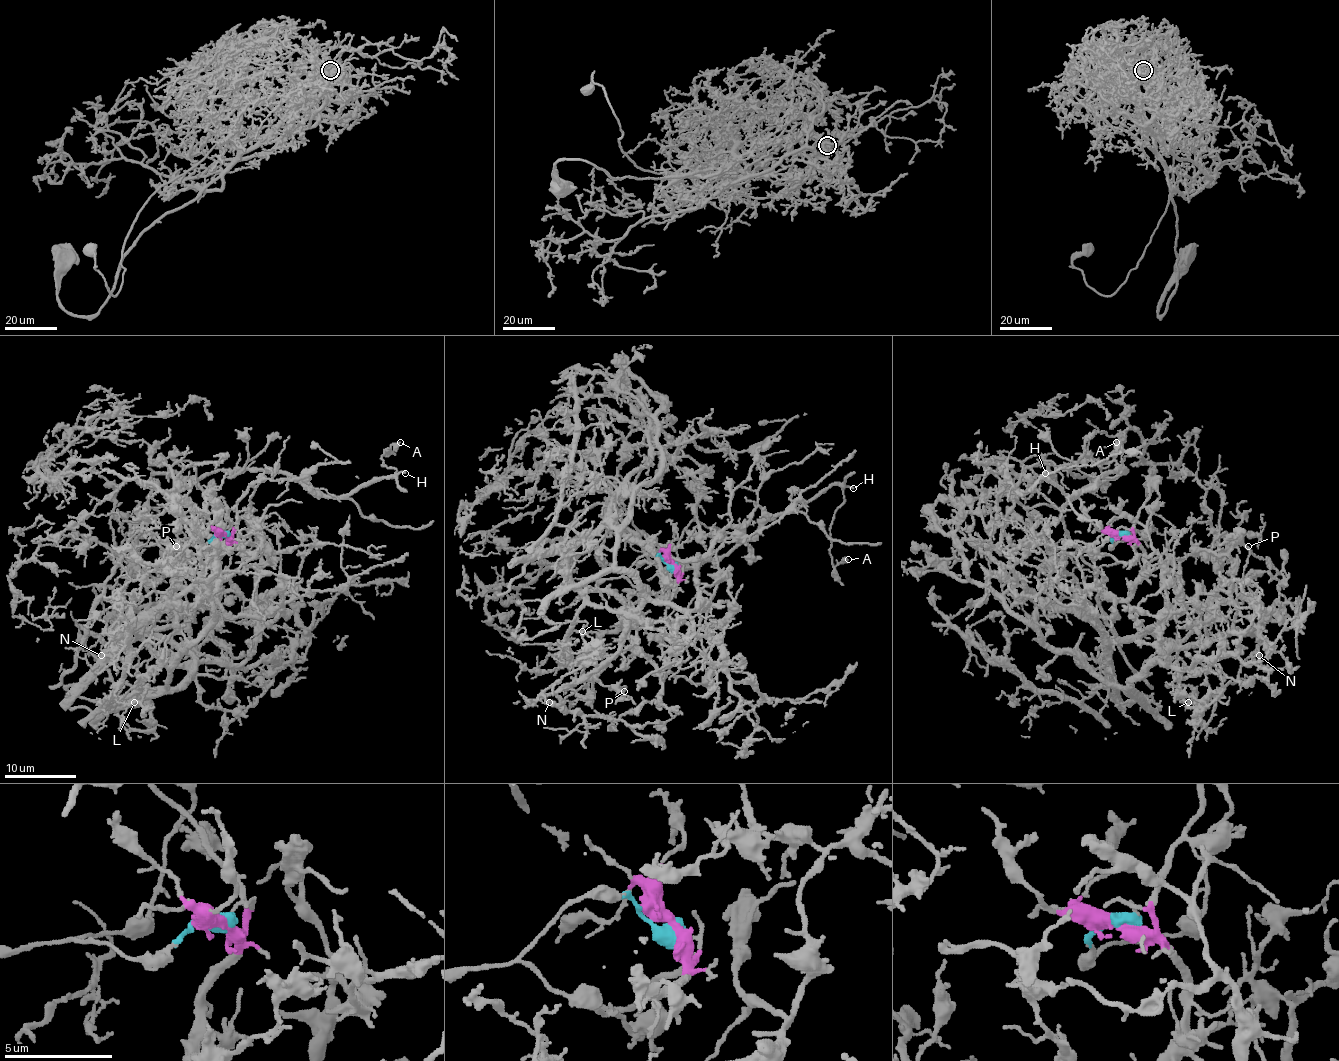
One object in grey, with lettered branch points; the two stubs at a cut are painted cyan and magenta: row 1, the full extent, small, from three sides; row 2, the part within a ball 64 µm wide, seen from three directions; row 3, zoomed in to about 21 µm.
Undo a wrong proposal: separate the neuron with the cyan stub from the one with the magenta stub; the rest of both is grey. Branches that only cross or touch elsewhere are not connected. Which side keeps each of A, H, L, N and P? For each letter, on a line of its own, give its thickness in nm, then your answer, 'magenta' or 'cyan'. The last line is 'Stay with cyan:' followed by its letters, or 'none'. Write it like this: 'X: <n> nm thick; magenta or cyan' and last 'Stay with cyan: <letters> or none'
A: 320 nm thick; cyan
H: 160 nm thick; cyan
L: 170 nm thick; magenta
N: 130 nm thick; magenta
P: 180 nm thick; magenta
Stay with cyan: A, H

